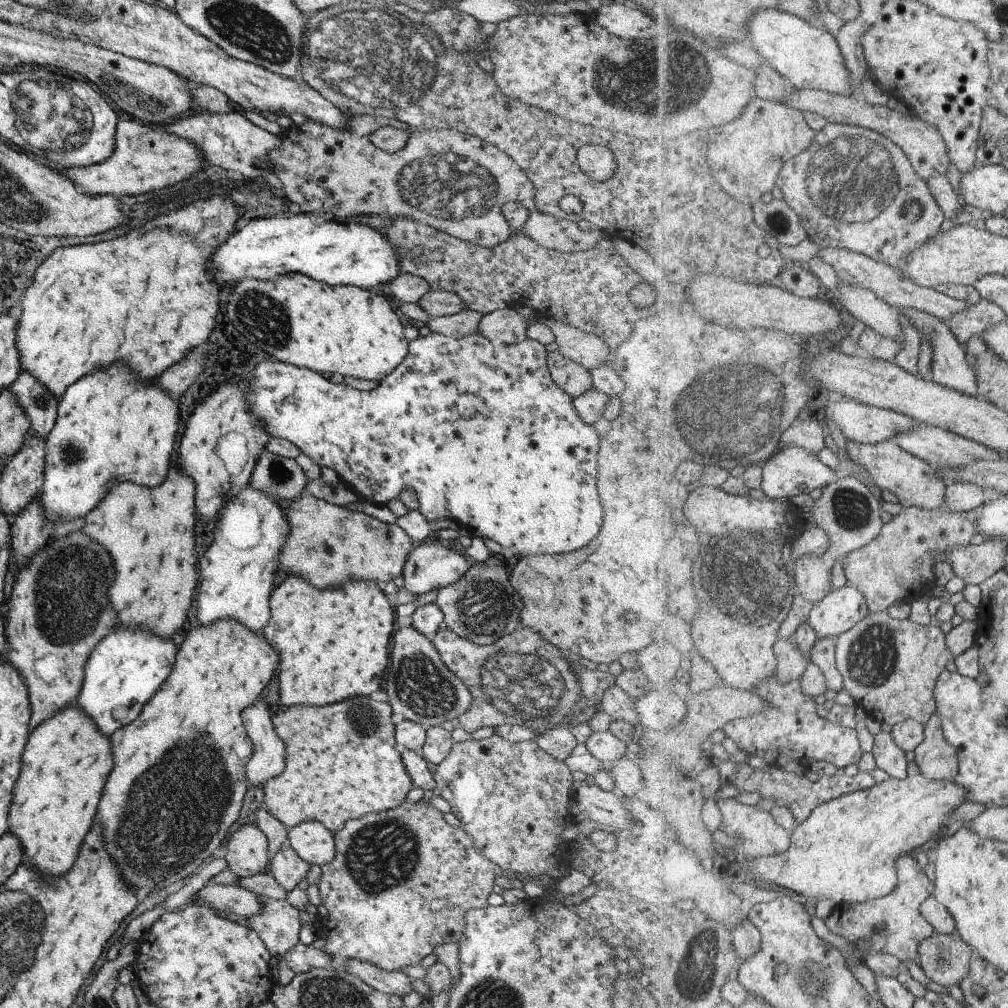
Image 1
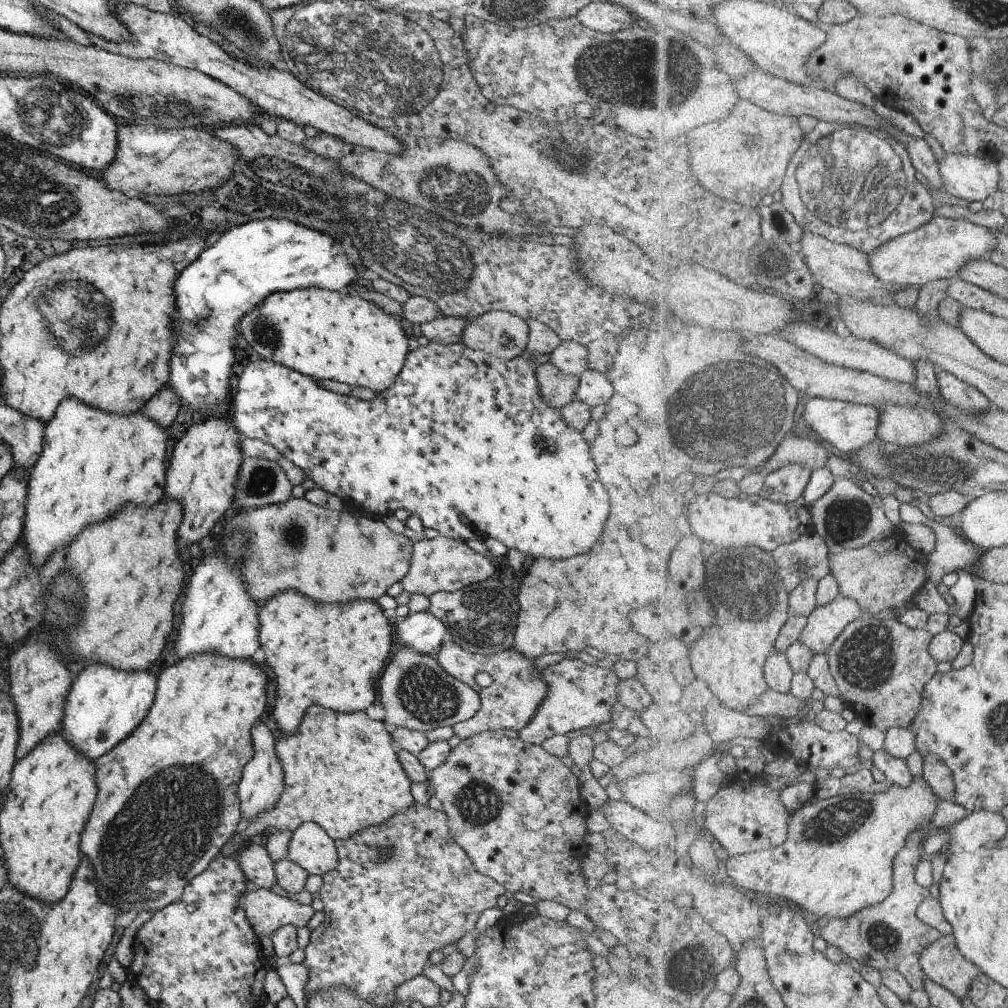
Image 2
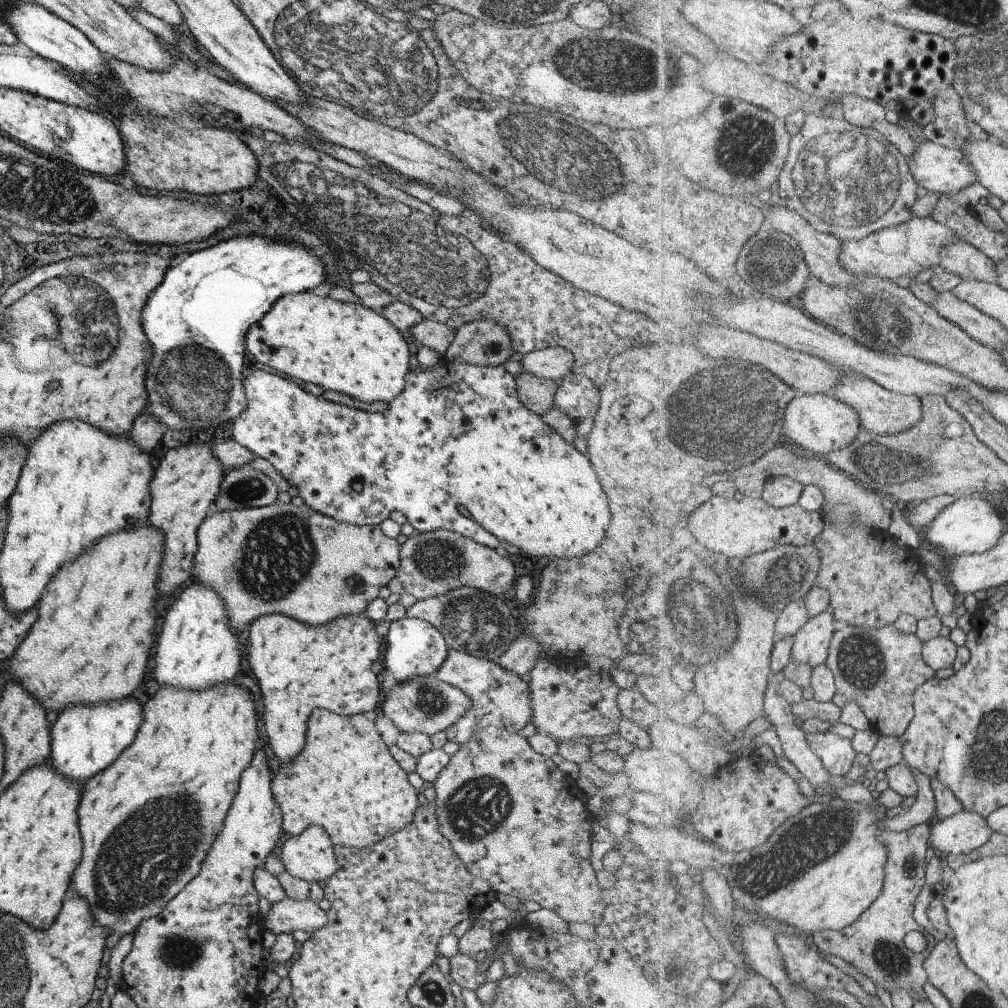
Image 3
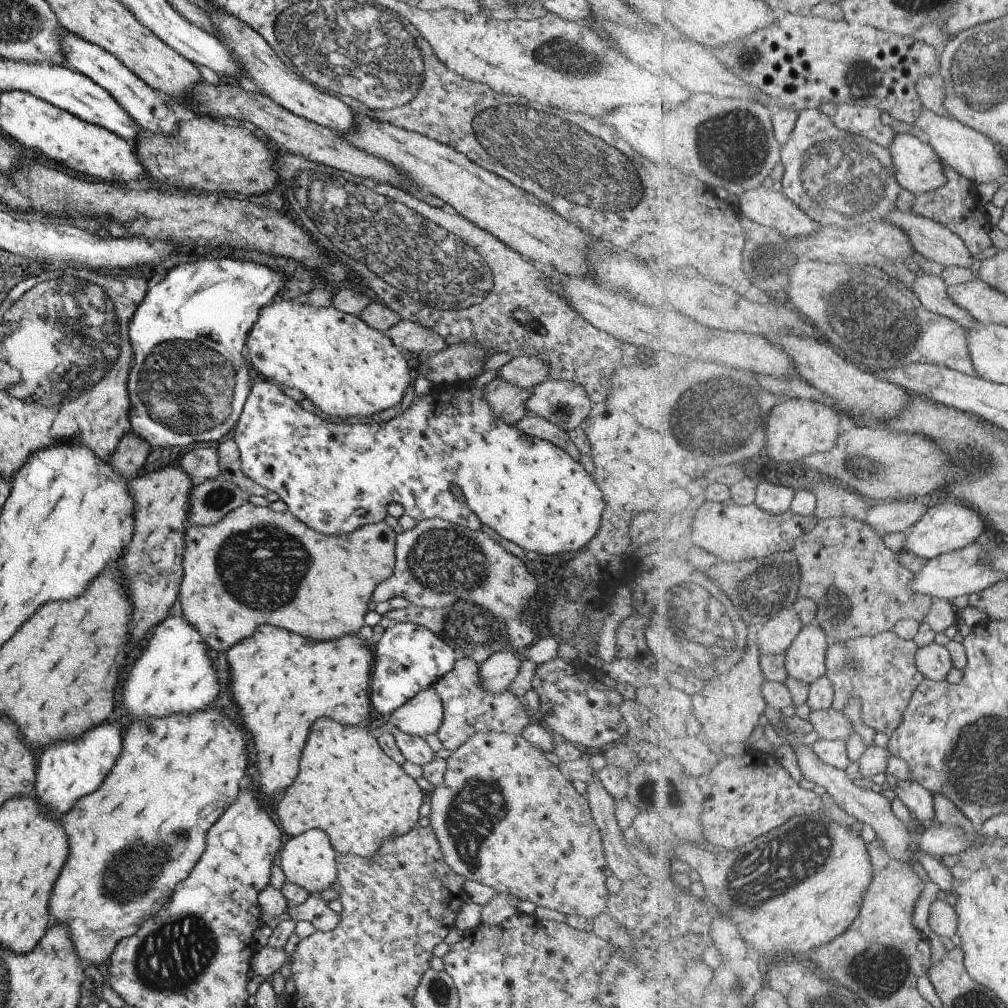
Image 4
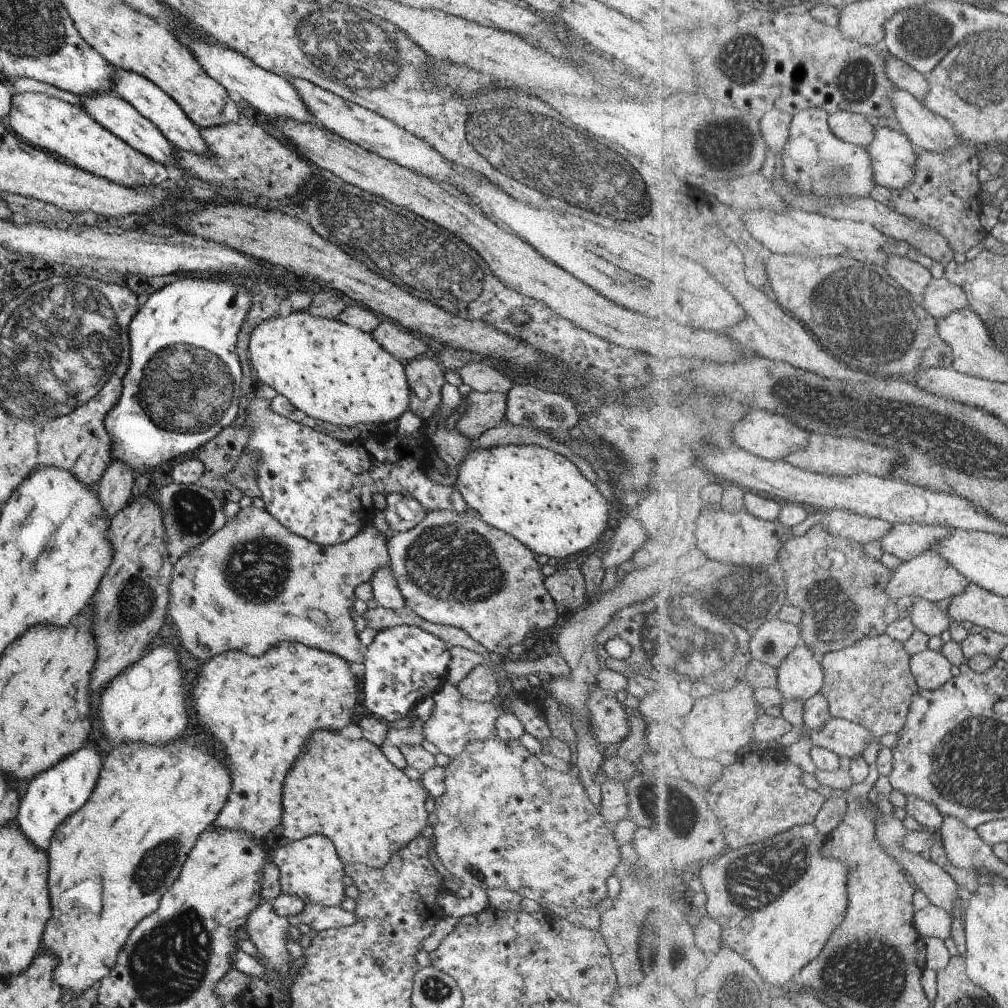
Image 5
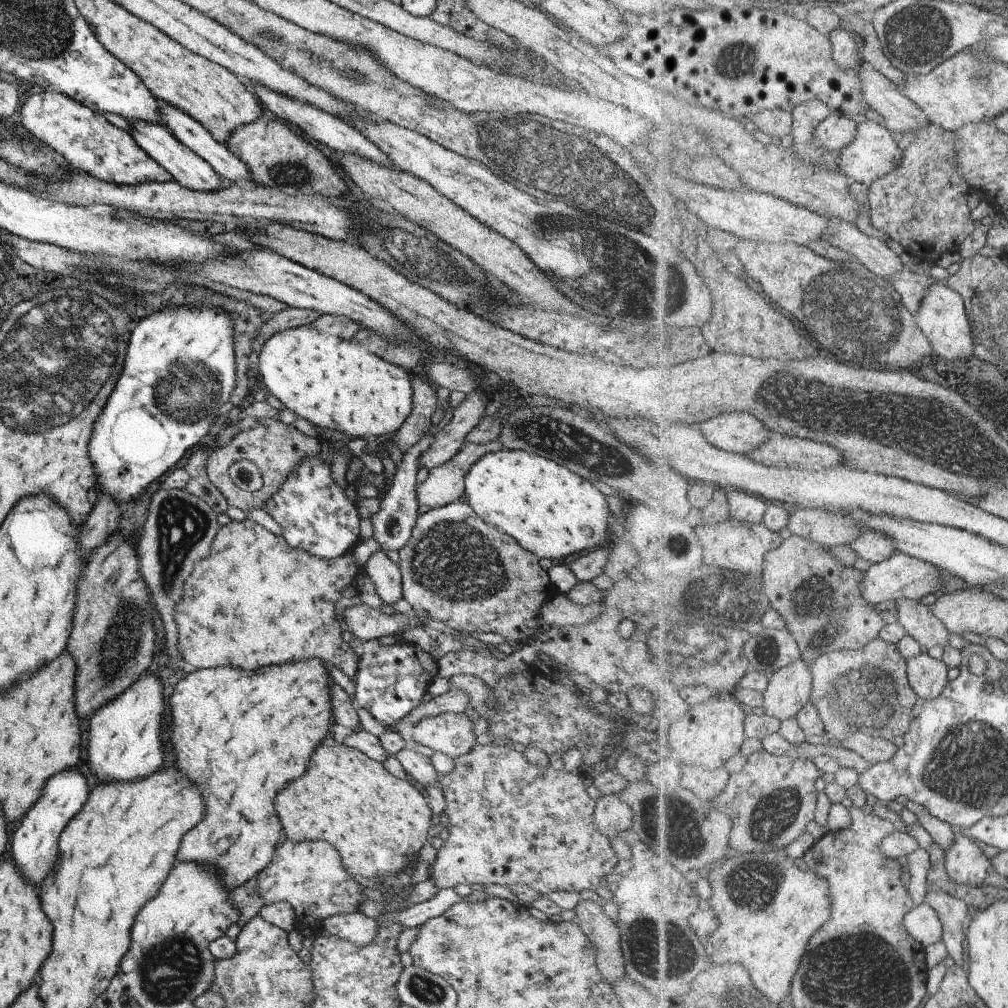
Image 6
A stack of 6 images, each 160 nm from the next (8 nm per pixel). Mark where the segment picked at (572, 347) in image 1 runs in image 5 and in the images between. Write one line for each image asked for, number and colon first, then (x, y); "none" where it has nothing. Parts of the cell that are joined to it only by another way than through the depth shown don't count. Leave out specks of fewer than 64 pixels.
2: (569, 357)
3: (554, 362)
4: (526, 371)
5: (480, 377)

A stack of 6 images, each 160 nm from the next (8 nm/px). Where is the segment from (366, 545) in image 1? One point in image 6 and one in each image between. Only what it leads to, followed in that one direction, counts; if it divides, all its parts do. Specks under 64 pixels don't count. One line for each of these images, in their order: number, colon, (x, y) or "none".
2: (331, 556)
3: (280, 558)
4: (254, 566)
5: (252, 584)
6: (254, 601)

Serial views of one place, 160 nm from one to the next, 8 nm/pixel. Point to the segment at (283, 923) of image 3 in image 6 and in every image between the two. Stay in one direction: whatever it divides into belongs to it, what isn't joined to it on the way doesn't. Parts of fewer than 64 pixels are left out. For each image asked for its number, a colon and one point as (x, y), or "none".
4: (314, 910)
5: (319, 918)
6: (354, 927)

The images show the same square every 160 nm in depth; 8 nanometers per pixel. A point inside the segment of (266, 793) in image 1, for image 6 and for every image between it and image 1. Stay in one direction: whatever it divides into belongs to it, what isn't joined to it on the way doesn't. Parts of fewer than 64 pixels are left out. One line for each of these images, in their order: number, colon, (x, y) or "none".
2: (339, 770)
3: (344, 779)
4: (346, 786)
5: (345, 790)
6: (377, 823)

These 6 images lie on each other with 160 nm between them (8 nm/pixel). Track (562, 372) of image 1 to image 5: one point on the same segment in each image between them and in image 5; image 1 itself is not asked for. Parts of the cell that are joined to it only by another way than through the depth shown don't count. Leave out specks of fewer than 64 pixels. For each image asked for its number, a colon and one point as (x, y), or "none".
2: (557, 389)
3: (536, 393)
4: (508, 402)
5: (483, 411)

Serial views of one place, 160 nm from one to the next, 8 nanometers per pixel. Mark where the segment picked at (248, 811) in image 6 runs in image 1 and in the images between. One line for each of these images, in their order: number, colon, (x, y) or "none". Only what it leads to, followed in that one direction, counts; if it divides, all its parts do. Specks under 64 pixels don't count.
1: (331, 644)
2: (333, 655)
3: (298, 668)
4: (284, 681)
5: (263, 710)

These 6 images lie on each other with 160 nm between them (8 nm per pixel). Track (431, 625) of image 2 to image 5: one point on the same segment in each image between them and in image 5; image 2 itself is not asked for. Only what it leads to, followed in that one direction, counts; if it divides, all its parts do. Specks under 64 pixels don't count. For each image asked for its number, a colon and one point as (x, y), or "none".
3: (413, 647)
4: (408, 658)
5: (402, 665)

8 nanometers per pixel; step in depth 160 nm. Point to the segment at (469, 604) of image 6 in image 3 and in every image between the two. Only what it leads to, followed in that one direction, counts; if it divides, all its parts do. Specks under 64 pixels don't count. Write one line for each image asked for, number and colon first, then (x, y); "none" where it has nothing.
3: (432, 563)
4: (436, 563)
5: (452, 569)

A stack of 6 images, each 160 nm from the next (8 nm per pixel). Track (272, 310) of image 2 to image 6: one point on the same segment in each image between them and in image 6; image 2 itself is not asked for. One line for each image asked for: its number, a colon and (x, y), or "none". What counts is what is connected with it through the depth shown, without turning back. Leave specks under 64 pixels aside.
3: (347, 347)
4: (346, 368)
5: (329, 371)
6: (335, 384)

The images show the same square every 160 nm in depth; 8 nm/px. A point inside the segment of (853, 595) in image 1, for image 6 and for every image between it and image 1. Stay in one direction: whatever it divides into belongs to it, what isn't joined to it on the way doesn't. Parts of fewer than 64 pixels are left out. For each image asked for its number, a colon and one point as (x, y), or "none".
2: (825, 624)
3: (812, 645)
4: (806, 659)
5: (800, 677)
6: (790, 689)

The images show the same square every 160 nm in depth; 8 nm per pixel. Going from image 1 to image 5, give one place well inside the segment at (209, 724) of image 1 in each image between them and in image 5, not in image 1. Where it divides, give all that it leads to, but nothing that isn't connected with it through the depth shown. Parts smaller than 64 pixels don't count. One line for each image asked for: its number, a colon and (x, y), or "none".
2: (195, 737)
3: (157, 809)
4: (175, 776)
5: (110, 862)

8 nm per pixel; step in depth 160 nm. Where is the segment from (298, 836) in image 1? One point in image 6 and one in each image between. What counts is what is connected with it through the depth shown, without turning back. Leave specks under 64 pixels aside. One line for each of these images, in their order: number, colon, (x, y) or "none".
2: (309, 846)
3: (309, 855)
4: (308, 860)
5: (309, 868)
6: (309, 876)

